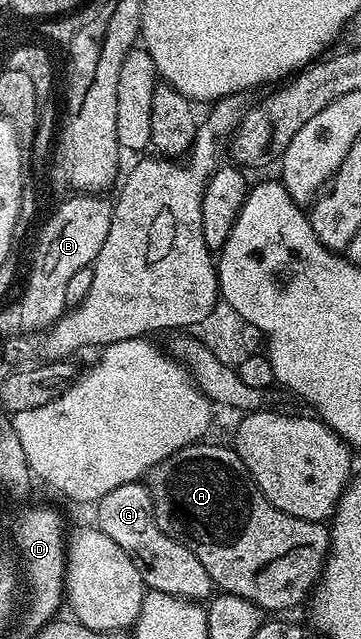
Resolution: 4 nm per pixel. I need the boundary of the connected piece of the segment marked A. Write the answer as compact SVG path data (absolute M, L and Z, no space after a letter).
M200 440L193 446L186 446L175 453L174 458L155 466L149 472L149 489L152 498L155 499L155 522L165 533L188 546L193 552L193 556L197 556L197 560L201 560L201 564L205 568L205 572L209 572L212 583L222 593L232 594L233 596L241 596L245 600L249 600L253 604L257 604L260 610L270 612L270 610L291 610L294 606L299 606L308 601L309 595L319 580L319 575L323 572L323 563L327 561L327 551L331 549L331 531L322 522L310 522L309 520L301 520L297 516L288 516L285 512L281 512L281 508L277 508L263 495L255 486L255 481L247 475L245 464L237 456L237 452L230 445L227 446L210 446L210 441Z

